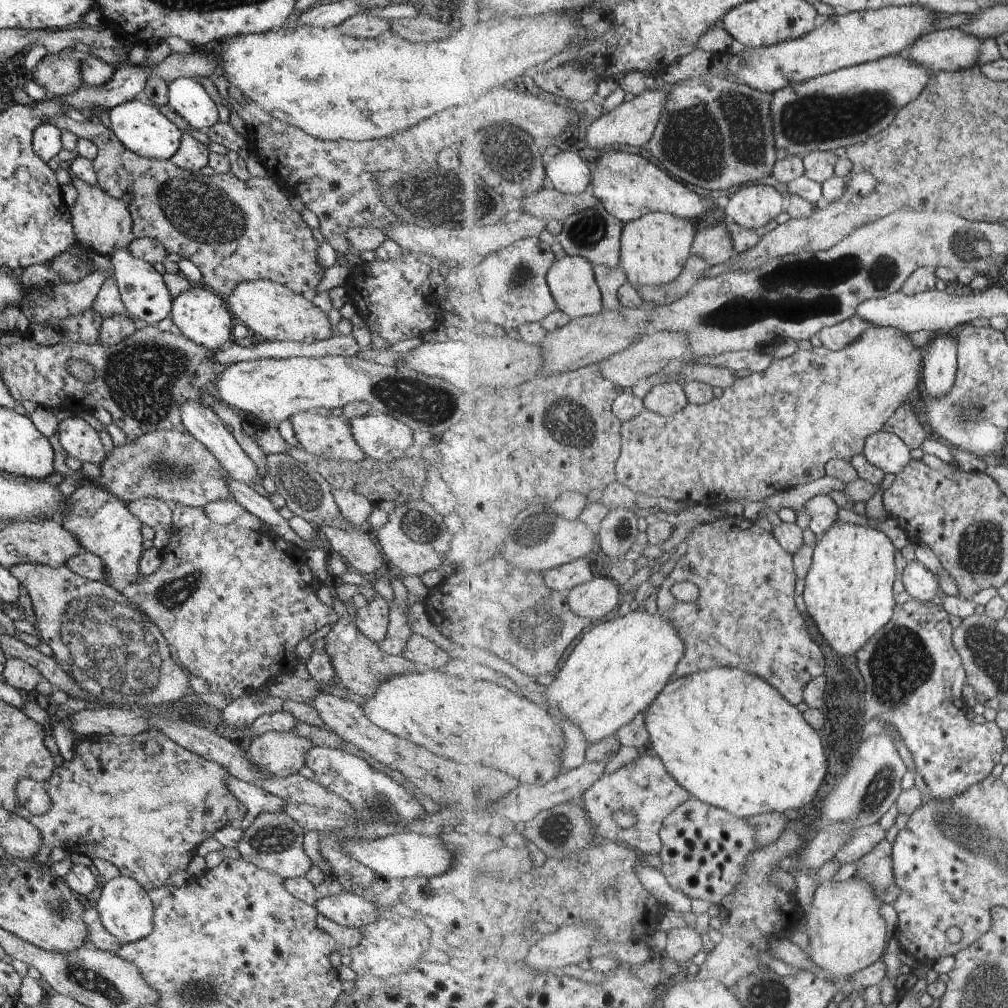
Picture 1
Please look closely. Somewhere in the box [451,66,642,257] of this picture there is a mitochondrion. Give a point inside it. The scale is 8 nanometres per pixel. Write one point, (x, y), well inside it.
(587, 231)

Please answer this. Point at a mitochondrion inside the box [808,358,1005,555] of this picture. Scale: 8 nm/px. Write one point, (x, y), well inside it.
(968, 414)

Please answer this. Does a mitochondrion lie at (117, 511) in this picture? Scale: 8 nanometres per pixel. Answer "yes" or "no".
no

